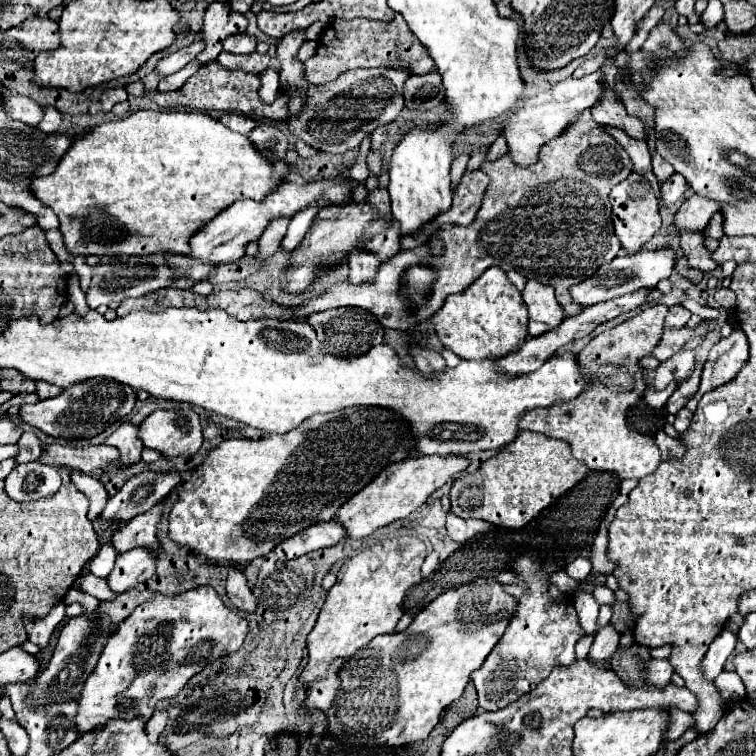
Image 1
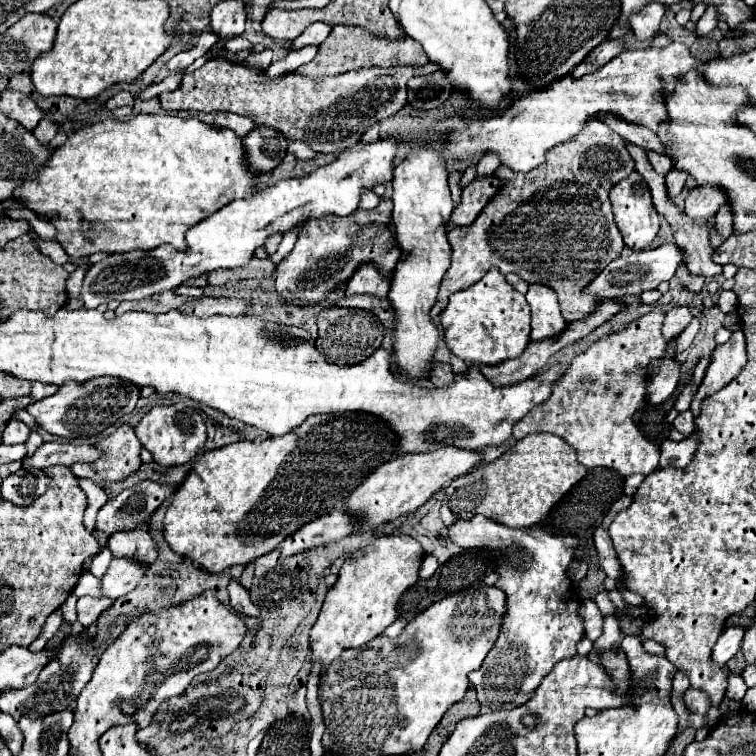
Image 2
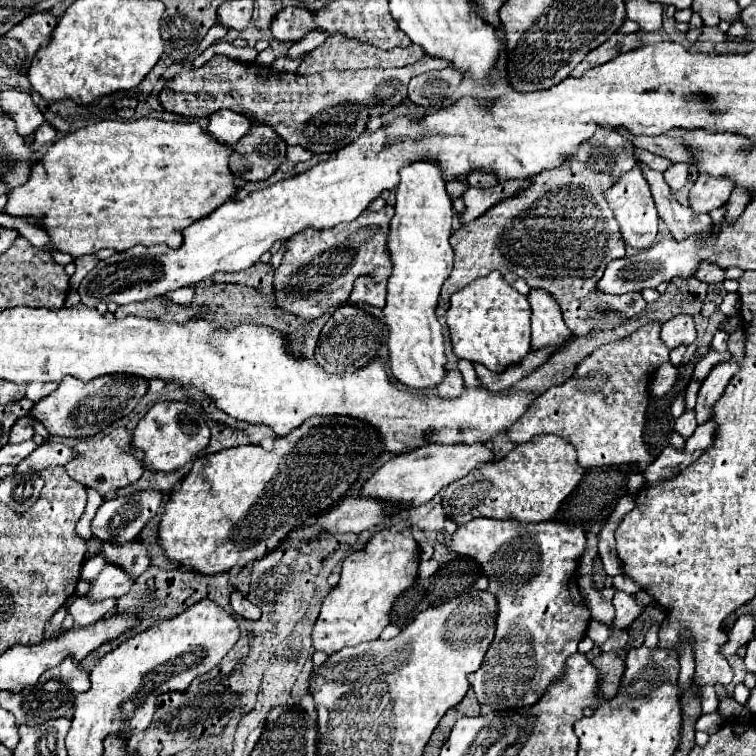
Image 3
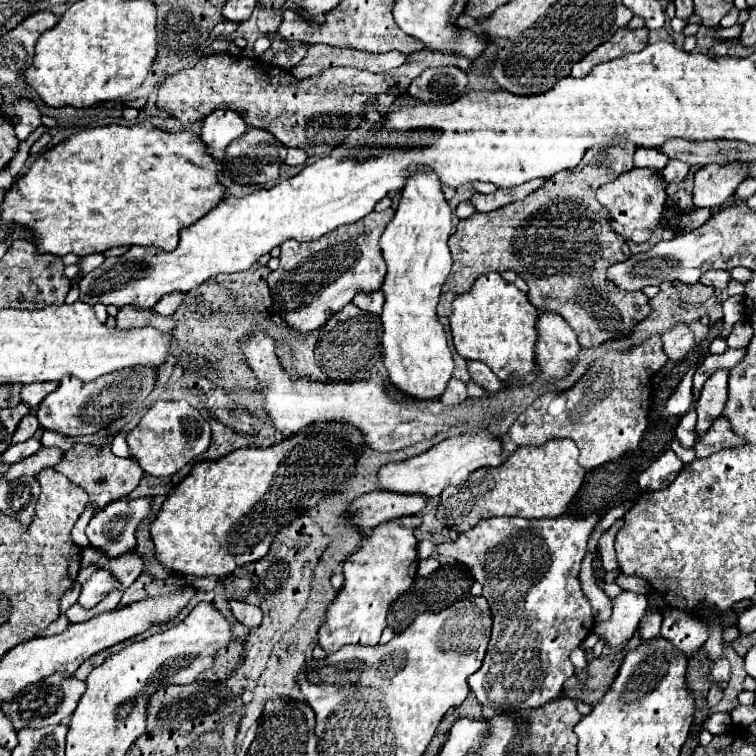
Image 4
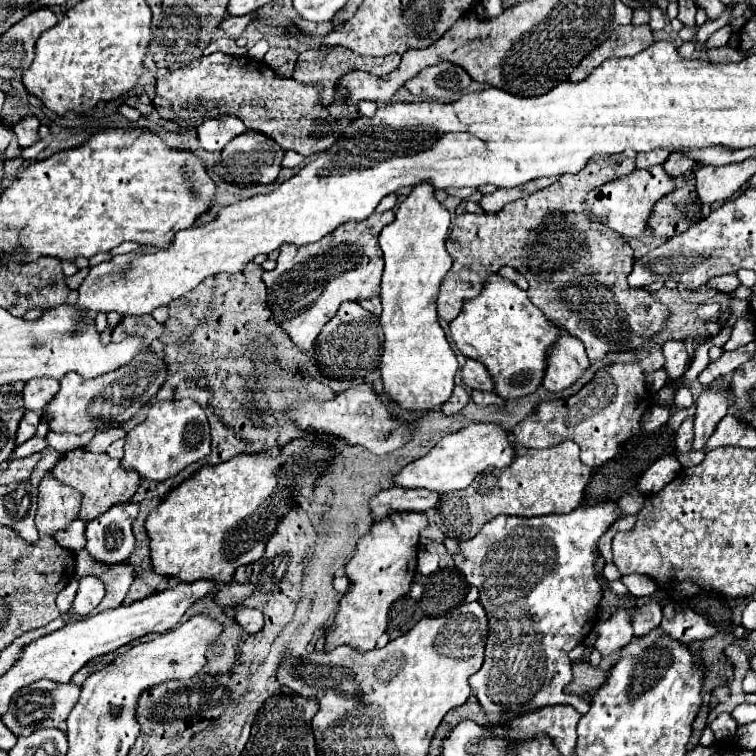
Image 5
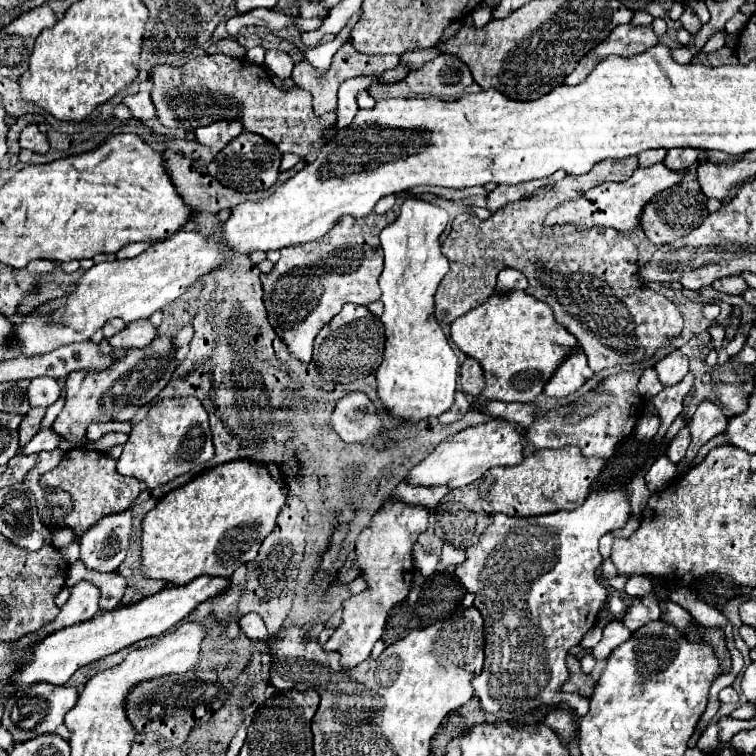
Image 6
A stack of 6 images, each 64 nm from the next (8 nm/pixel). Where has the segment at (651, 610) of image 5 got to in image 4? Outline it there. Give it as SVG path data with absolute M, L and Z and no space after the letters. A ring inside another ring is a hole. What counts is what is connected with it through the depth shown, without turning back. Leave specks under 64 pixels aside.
M646 612L642 622L640 622L640 636L642 640L654 640L660 636L660 626L662 626L662 616L654 612Z

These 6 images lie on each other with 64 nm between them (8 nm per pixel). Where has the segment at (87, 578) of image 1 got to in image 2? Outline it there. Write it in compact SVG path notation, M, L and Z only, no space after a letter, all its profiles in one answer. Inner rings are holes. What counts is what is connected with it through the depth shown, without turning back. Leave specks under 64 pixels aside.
M84 572L82 576L80 576L80 580L78 580L78 584L76 584L76 588L74 588L74 592L72 592L74 596L94 596L94 598L102 598L102 588L100 588L100 580L98 578L94 578L92 574L88 574L88 572Z

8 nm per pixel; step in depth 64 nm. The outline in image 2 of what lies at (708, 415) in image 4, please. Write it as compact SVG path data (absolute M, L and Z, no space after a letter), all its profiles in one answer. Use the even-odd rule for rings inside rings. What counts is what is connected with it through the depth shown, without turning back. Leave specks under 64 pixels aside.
M738 330L738 332L732 332L730 340L732 338L734 338L734 346L724 350L722 348L724 344L718 344L714 348L714 352L712 352L706 376L704 376L704 380L702 380L694 400L690 404L690 410L692 410L694 416L700 414L702 400L706 396L718 392L720 388L724 388L728 382L732 382L746 364L746 340L744 340L744 334Z

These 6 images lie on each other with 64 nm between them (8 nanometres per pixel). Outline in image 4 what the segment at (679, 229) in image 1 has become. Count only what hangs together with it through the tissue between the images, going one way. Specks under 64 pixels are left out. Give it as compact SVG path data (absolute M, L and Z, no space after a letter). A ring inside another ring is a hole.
M742 162L726 164L724 168L720 164L702 166L694 176L694 206L708 210L724 206L746 176L746 164Z

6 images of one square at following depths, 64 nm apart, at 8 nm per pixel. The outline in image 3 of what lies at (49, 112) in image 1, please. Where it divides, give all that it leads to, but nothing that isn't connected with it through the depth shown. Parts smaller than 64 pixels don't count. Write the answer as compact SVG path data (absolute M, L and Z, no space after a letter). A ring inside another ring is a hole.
M44 122L38 130L36 130L36 134L34 134L34 150L40 150L42 146L46 146L48 142L52 142L56 138L56 130L48 124L48 122Z

